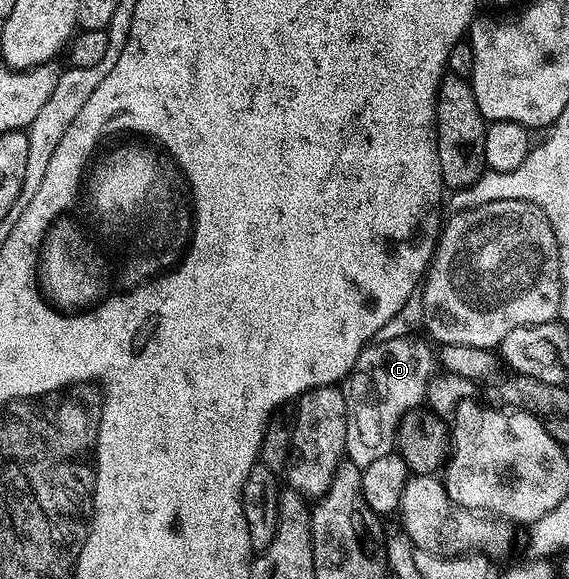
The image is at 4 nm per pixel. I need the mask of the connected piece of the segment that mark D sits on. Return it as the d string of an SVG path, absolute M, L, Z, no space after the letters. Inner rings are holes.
M409 335L371 342L342 383L347 413L345 458L362 471L393 450L402 415L419 408L425 400L428 381L436 369L436 355L427 340L418 338Z

